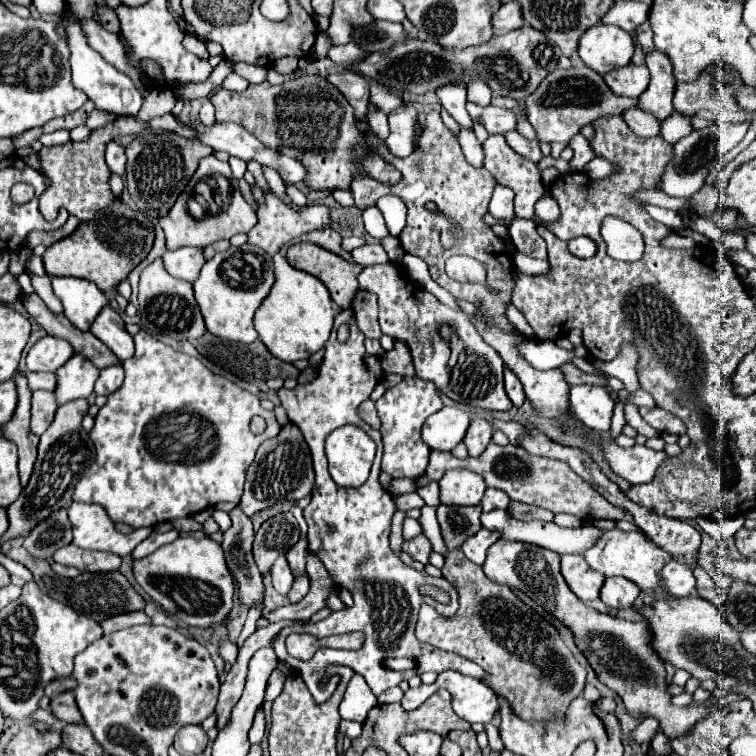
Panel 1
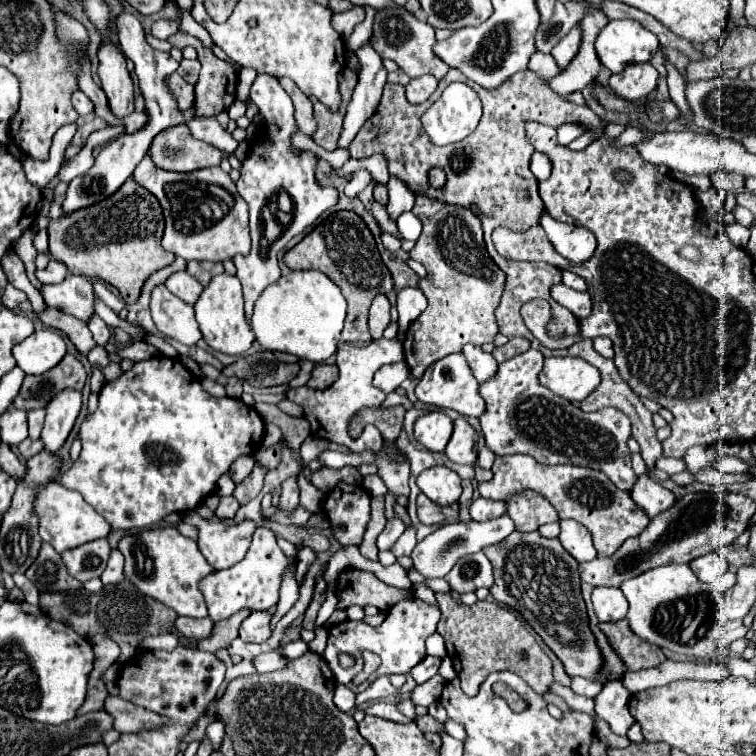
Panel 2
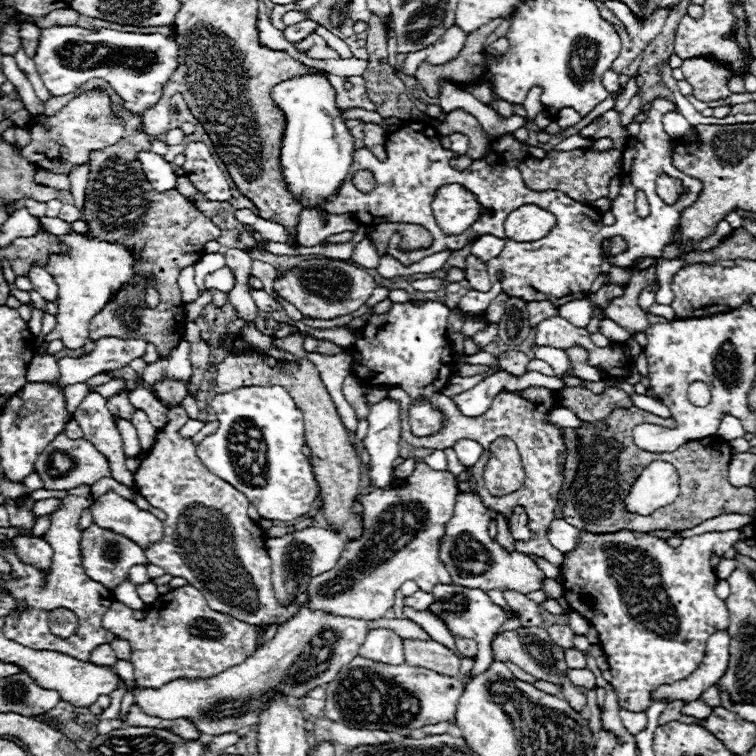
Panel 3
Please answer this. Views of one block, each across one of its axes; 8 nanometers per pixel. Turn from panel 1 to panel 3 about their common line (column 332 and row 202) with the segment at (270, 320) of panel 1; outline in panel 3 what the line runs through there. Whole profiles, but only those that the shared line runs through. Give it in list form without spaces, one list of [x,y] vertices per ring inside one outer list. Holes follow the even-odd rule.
[[[322,74],[302,76],[302,78],[292,78],[288,82],[282,82],[282,84],[274,86],[272,88],[272,98],[286,114],[286,132],[284,132],[284,138],[282,138],[282,156],[280,156],[282,174],[286,178],[286,182],[290,184],[290,190],[294,194],[300,194],[302,204],[306,208],[316,208],[316,210],[324,212],[320,208],[320,202],[326,196],[334,194],[338,190],[340,182],[348,176],[348,168],[350,168],[350,162],[352,162],[352,150],[354,150],[352,136],[346,130],[346,124],[340,118],[340,112],[338,112],[336,102],[334,102],[334,88],[322,78]]]

